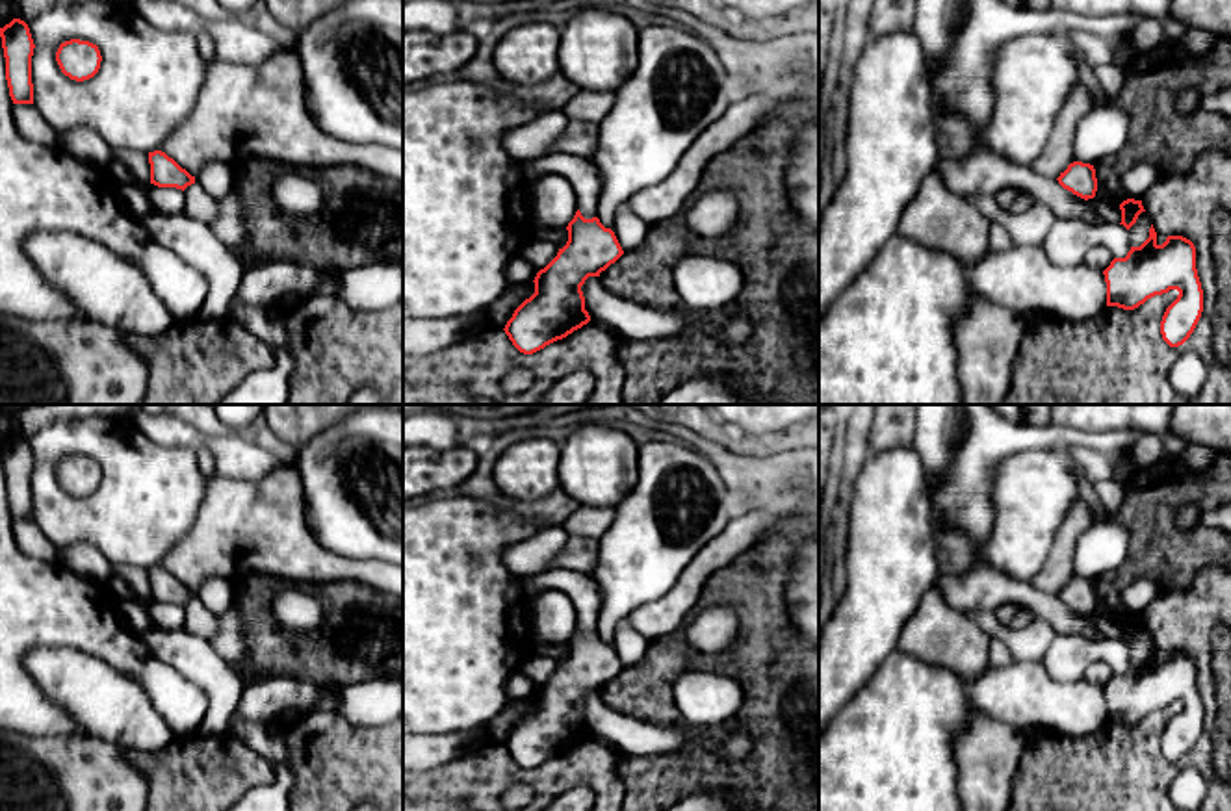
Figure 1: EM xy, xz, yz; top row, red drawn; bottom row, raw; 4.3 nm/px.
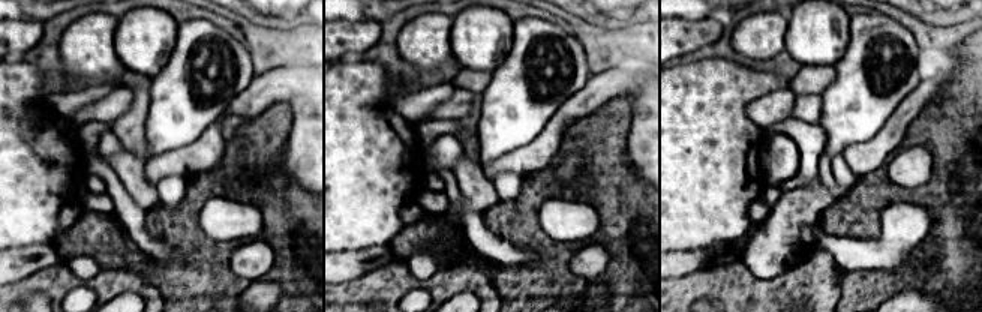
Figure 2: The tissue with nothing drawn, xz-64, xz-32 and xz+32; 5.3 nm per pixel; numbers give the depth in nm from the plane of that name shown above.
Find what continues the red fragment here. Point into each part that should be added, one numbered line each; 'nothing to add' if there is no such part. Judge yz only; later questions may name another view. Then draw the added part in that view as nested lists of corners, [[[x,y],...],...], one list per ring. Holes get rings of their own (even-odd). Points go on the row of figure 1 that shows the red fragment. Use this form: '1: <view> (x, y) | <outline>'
1: yz (1057, 154) | [[[1077,84],[1066,97],[1047,139],[1045,148],[1030,165],[1045,178],[1058,178],[1073,161],[1075,132],[1081,119],[1094,108],[1094,97],[1086,85]]]

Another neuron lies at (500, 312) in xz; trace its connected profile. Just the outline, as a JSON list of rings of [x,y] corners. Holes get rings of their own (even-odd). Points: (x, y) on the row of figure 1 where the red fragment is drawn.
[[[535,282],[511,286],[503,297],[486,306],[483,315],[494,328],[505,328],[514,310],[535,293]]]

